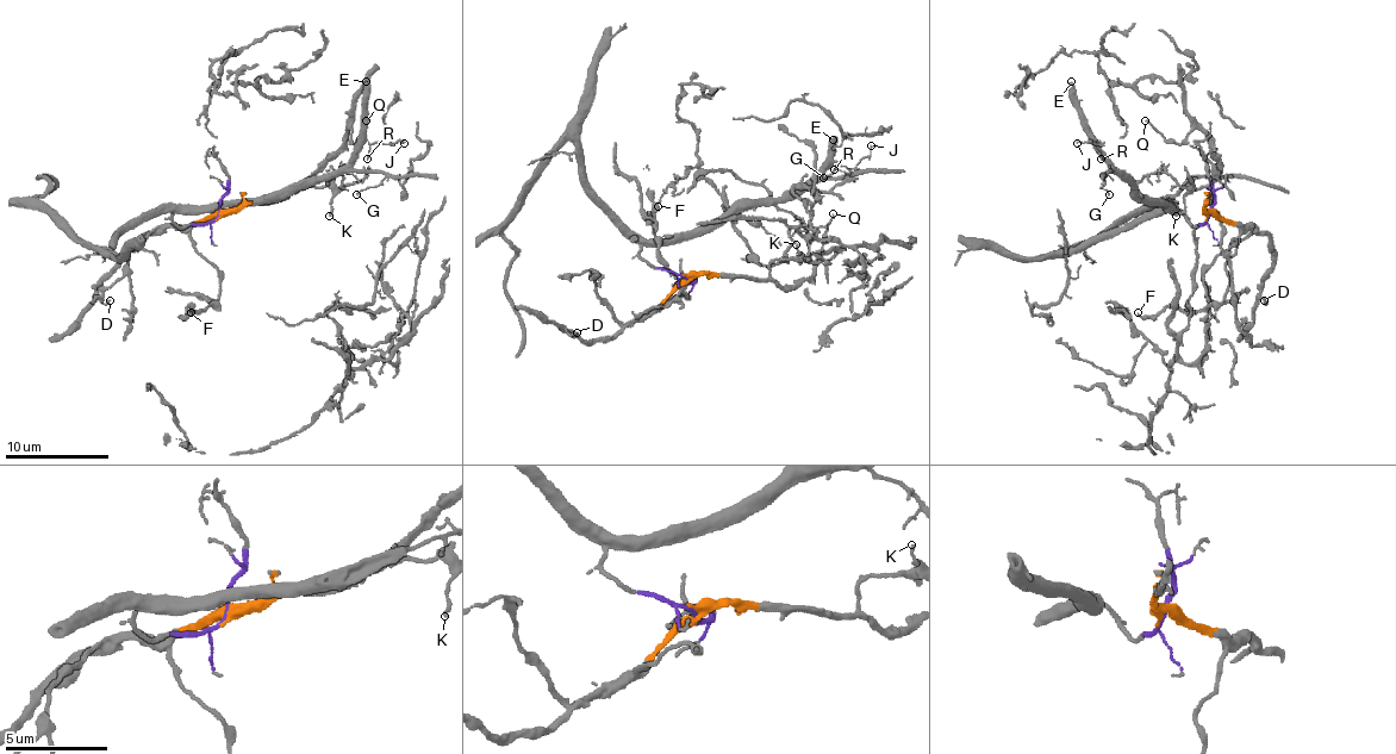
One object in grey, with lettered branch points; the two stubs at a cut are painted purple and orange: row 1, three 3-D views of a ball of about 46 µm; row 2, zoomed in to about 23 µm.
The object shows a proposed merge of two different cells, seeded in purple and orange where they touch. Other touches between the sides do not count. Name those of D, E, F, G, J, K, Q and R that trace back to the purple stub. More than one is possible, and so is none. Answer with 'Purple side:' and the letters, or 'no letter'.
Purple side: E, G, J, R

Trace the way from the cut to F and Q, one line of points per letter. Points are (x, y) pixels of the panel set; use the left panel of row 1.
F: (219, 213), (191, 231), (219, 279), (219, 297), (186, 317), (191, 312)
Q: (219, 213), (285, 200), (329, 156), (349, 128), (355, 143), (365, 120)

